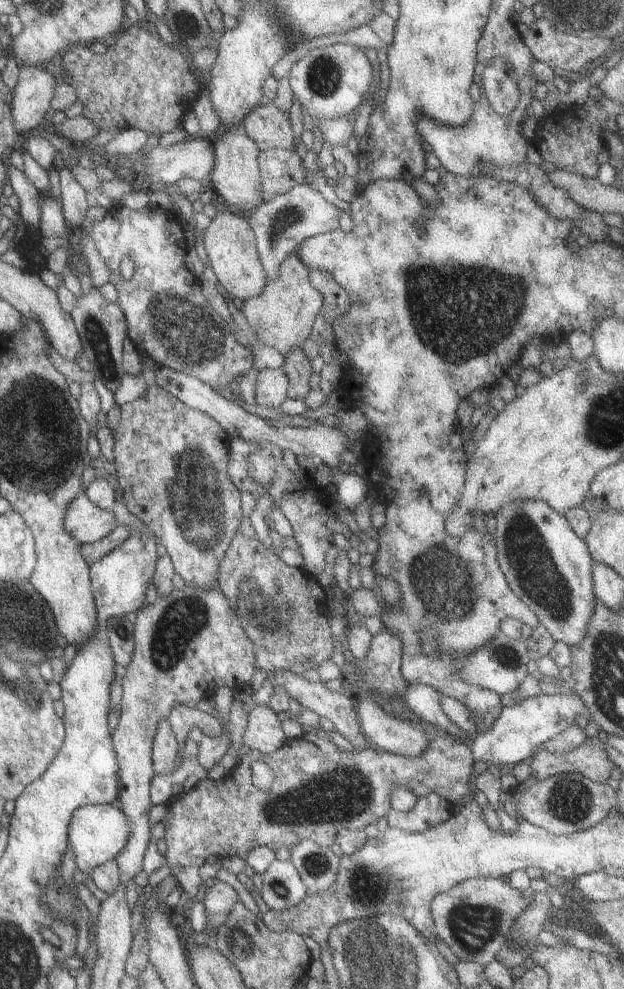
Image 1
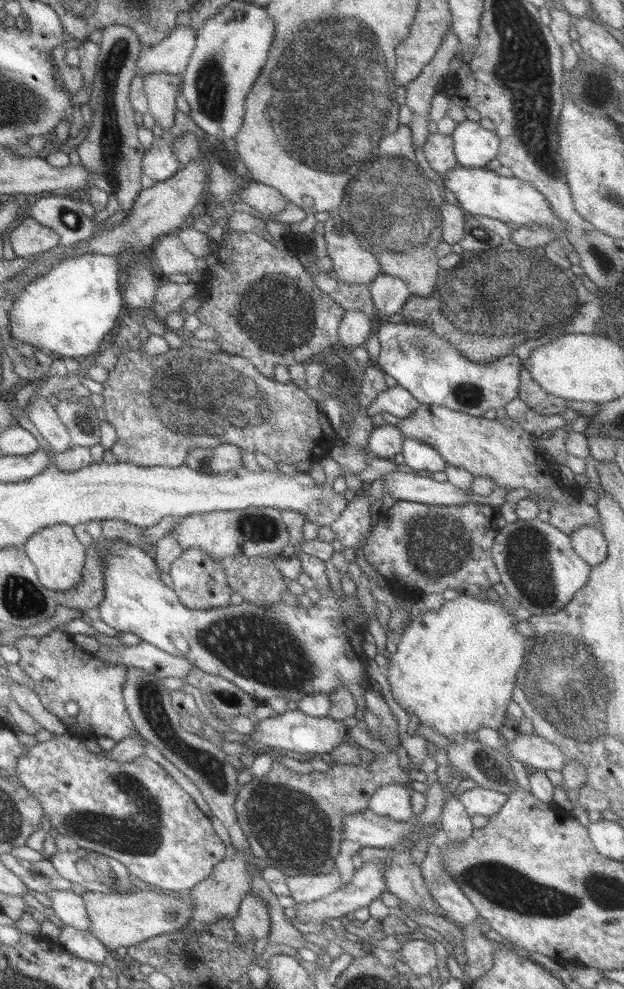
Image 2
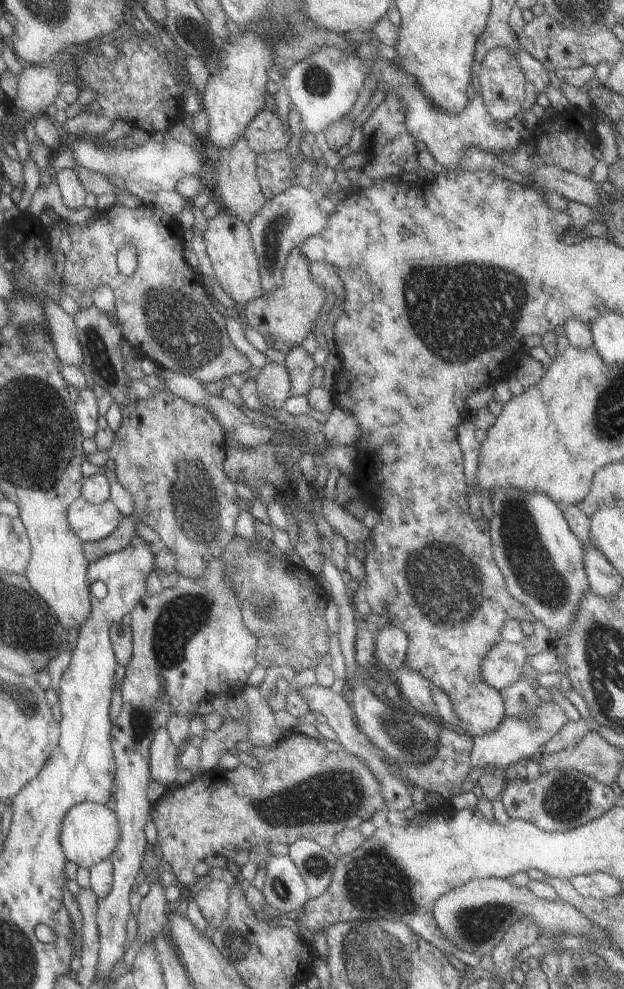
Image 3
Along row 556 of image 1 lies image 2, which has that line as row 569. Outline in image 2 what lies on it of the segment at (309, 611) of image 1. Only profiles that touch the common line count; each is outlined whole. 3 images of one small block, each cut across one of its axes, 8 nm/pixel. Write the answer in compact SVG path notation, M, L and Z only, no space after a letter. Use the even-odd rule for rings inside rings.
M280 552L273 556L228 556L220 560L220 565L222 566L228 587L232 592L237 592L241 596L242 602L248 602L255 606L270 606L270 604L275 602L283 602L281 594L288 590L287 585L283 581L283 574L273 565L273 561L277 557L282 558Z

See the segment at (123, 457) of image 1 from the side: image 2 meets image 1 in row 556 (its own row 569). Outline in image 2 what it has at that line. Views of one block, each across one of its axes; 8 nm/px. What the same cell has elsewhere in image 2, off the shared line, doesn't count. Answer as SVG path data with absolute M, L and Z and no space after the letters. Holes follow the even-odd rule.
M188 548L181 551L181 554L171 562L167 573L171 578L171 584L173 584L172 591L180 603L187 608L209 610L229 603L232 591L226 583L220 561L207 558L207 555L200 548Z

